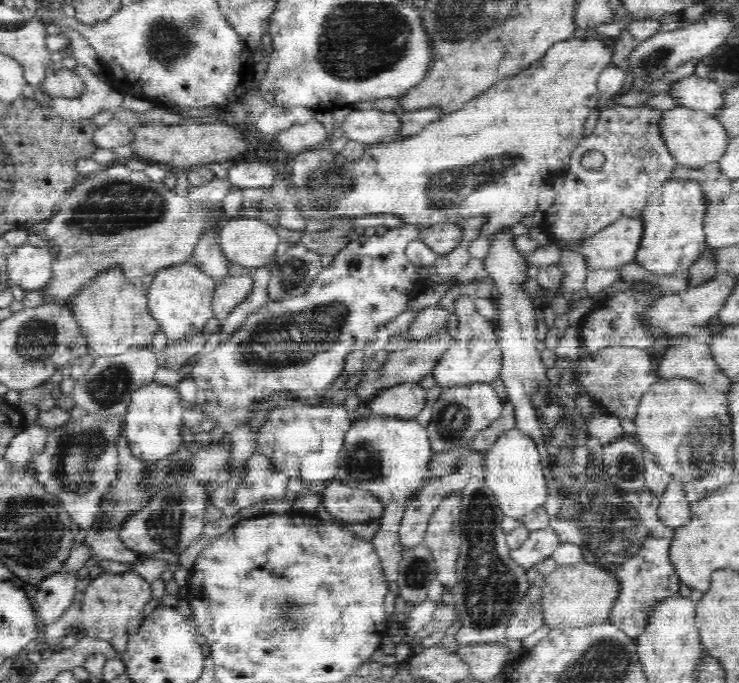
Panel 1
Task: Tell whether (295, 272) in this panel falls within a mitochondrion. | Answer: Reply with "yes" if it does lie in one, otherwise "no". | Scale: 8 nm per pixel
yes

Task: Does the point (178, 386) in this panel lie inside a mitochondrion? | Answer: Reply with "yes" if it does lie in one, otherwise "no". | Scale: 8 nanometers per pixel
no

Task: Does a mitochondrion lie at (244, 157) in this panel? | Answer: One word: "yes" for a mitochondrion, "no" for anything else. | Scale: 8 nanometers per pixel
no

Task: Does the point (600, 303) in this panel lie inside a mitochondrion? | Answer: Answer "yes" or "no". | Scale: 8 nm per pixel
no

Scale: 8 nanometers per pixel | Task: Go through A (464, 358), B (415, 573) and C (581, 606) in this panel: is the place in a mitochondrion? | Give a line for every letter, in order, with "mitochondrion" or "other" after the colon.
A: other
B: mitochondrion
C: other

